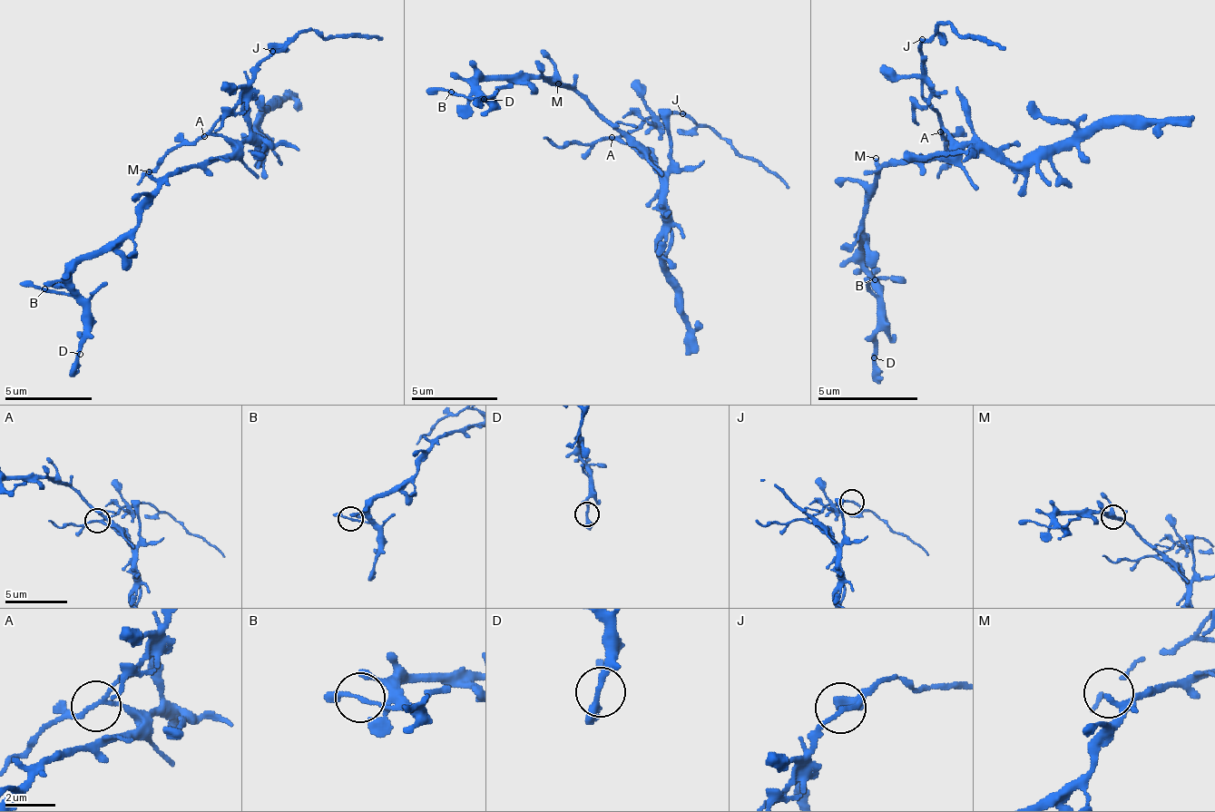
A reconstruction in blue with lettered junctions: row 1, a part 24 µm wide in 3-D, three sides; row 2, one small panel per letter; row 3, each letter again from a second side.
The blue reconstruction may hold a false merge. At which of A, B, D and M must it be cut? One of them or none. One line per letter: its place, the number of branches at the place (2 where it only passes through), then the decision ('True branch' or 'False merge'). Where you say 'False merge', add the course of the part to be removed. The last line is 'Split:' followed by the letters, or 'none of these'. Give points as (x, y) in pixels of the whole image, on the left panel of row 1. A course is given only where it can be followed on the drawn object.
A: Place: (204, 136). Branches: 3. False merge. Course of the part to remove: (203, 135), (233, 107), (246, 76), (298, 36), (384, 38)
B: Place: (44, 288). Branches: 2. True branch
D: Place: (80, 354). Branches: 2. True branch
M: Place: (149, 171). Branches: 3. True branch
Split: A

